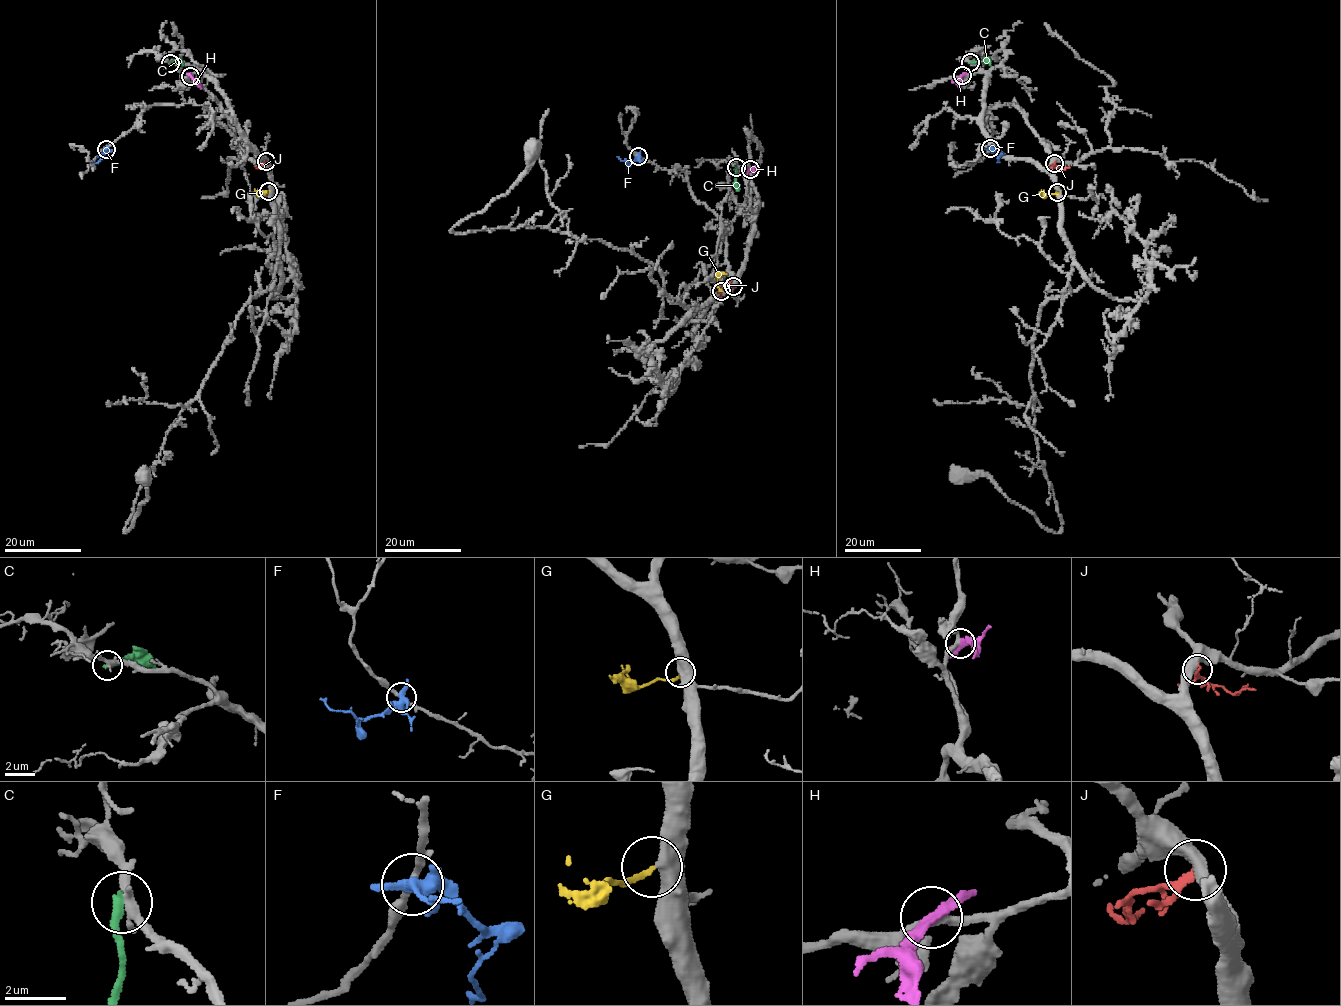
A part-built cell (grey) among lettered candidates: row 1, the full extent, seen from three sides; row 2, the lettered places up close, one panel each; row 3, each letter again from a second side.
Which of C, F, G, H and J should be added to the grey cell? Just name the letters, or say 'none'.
G

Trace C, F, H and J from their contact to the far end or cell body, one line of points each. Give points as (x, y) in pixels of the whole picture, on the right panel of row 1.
C: (970, 62), (990, 65)
F: (990, 148), (1000, 155), (997, 162)
H: (962, 75), (959, 83), (961, 89)
J: (1053, 163), (1062, 169), (1069, 168)

